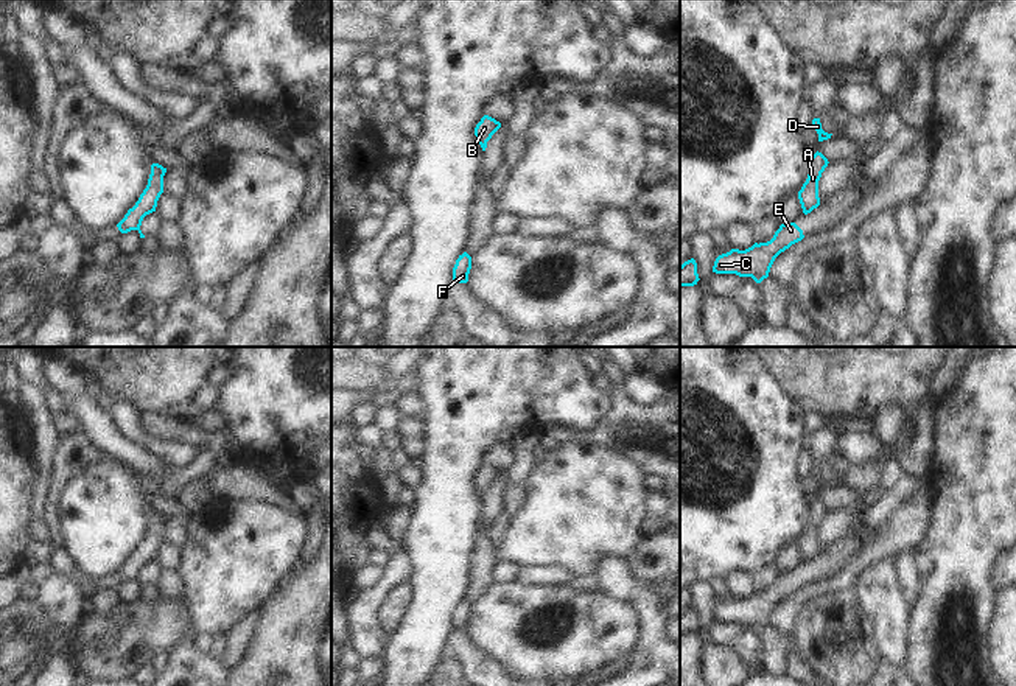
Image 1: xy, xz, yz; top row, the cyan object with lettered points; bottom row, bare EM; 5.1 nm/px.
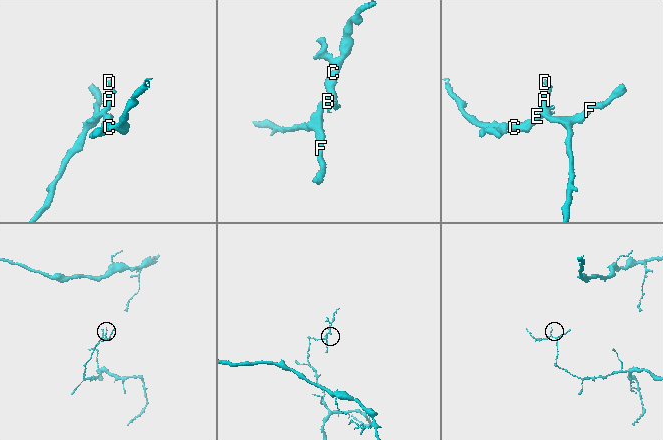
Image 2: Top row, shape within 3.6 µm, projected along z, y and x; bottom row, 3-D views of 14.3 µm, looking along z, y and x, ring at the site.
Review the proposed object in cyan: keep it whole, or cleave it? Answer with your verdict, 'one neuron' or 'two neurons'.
two neurons

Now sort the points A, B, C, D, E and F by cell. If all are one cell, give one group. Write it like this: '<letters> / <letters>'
A B D F / C E

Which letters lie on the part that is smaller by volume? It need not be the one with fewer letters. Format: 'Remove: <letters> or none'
Remove: C, E

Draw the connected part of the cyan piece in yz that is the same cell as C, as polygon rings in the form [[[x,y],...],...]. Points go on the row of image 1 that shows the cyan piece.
[[[795,222],[781,224],[770,241],[755,243],[745,250],[731,249],[719,255],[713,272],[751,277],[756,283],[761,283],[769,277],[775,258],[803,238],[803,230]]]

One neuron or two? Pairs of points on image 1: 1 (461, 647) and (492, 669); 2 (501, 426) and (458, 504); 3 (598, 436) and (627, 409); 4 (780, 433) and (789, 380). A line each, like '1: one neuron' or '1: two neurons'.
1: one neuron
2: one neuron
3: one neuron
4: two neurons

